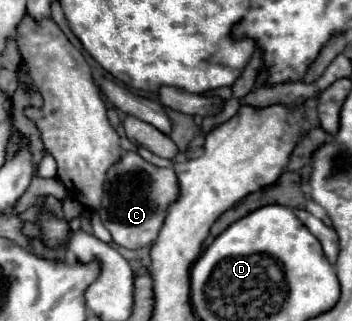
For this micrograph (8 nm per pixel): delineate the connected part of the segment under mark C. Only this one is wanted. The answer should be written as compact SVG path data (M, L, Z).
M122 151L120 159L106 171L102 187L102 207L94 213L110 231L114 243L126 249L140 249L154 243L164 225L168 207L180 197L180 185L174 169L156 167L134 151Z

